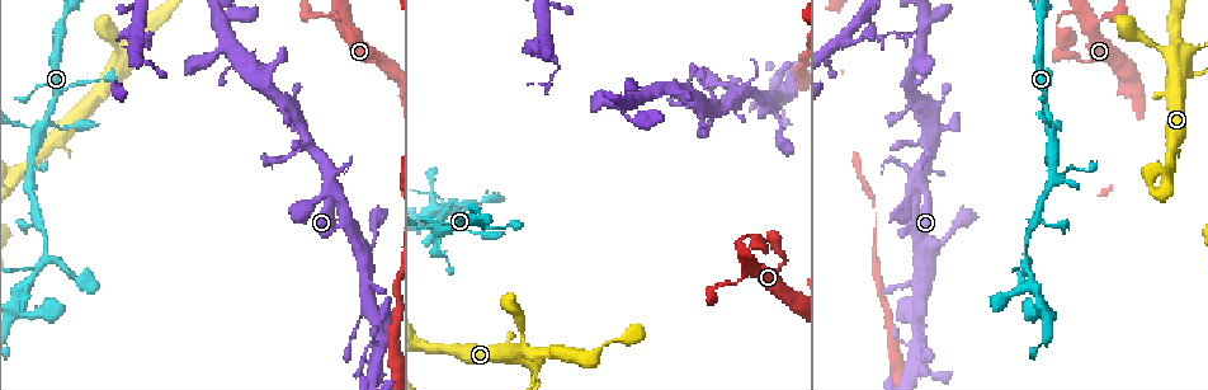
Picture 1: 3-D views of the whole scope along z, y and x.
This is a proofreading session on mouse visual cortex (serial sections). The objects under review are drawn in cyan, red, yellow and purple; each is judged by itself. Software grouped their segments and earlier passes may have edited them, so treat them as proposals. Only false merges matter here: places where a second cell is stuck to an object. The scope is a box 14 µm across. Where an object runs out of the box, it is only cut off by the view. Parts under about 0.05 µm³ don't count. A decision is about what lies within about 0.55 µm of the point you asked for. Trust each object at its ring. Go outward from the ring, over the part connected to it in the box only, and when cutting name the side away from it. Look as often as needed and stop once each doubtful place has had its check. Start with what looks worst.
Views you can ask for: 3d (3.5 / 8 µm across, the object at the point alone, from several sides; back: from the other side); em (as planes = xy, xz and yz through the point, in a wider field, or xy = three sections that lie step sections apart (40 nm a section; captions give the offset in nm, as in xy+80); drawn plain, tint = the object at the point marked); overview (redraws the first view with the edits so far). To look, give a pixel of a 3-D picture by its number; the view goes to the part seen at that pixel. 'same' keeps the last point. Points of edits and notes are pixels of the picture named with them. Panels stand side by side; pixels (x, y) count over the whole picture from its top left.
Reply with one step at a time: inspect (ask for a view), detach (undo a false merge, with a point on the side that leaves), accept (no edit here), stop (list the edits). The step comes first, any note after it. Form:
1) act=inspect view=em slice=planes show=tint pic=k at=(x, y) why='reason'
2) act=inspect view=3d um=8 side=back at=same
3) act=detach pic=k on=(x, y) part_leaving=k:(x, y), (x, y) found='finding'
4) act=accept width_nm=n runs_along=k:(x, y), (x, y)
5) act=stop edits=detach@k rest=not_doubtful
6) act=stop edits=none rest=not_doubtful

act=inspect view=em slice=xy step=2 show=tint pic=1 at=(44, 119)

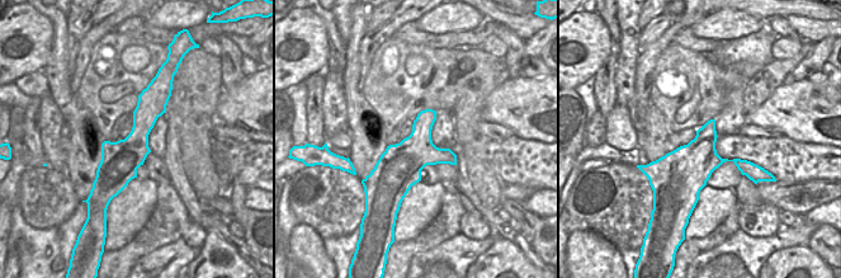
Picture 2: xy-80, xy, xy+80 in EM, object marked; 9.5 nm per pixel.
act=inspect view=3d um=3.5 at=same why='see where the arms go'

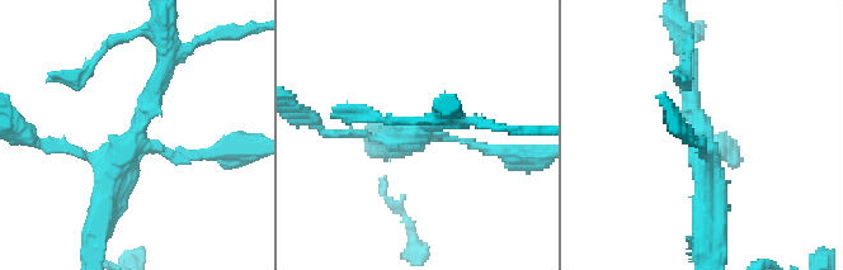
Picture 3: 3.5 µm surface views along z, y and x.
act=accept arm_widths_nm=100,150,250,300 runs_along=2:(151, 89), (113, 191) found='one cell here'

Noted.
act=inspect view=3d um=3.5 pic=1 at=(47, 260) why='four-way junction'

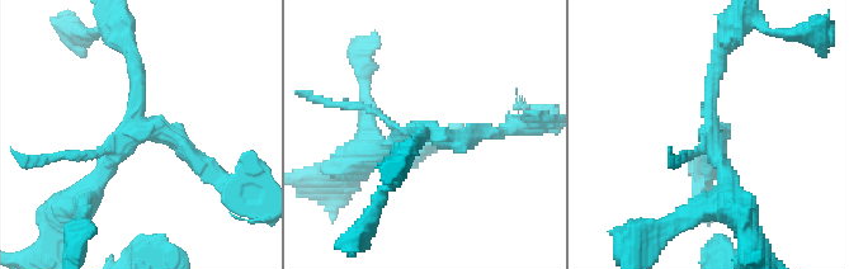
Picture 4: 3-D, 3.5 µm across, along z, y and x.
act=inspect view=em slice=xy step=2 show=tint pic=4 at=(713, 124) arms=4 arm_widths_nm=100,200,200,250

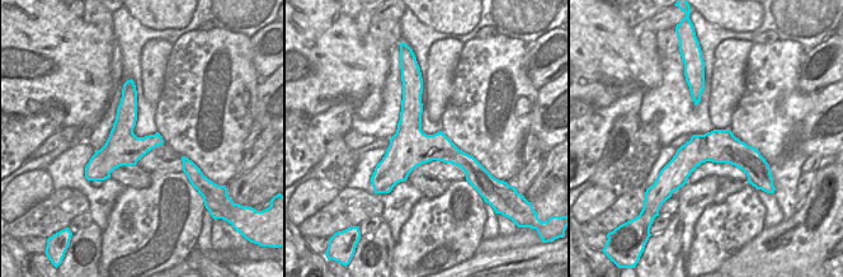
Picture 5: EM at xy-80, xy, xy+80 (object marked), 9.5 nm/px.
act=accept runs_along=5:(761, 163), (695, 151), (667, 172) found='one cell here'

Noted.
act=inspect view=3d um=3.5 pic=1 at=(475, 218) why='three-way junction'

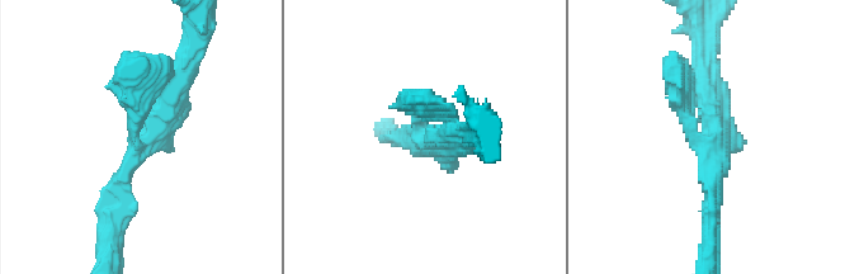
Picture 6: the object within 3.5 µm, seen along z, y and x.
act=inspect view=em slice=xy step=1 show=tint pic=6 at=(138, 152) arms=3 arm_widths_nm=200,250,300 why='now the EM'

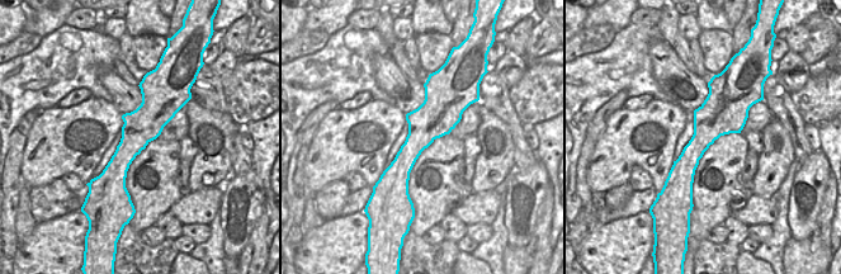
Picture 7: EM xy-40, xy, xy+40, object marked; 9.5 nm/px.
act=accept width_nm=380 runs_along=6:(112, 231), (155, 95) found='continuous, no second cell'

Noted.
act=stop edits=none rest=not_doubtful

